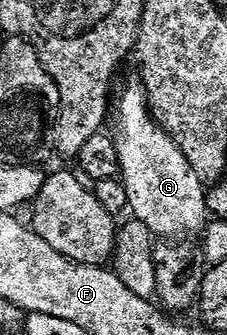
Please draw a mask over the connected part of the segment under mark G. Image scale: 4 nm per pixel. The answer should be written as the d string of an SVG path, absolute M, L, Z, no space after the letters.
M134 81L127 85L122 100L119 103L117 100L116 115L117 111L116 149L122 166L120 178L128 189L129 210L133 218L143 222L154 237L197 236L208 222L207 188L202 179L196 177L196 169L188 157L184 157L176 141L172 141L170 134L154 120L141 82Z

